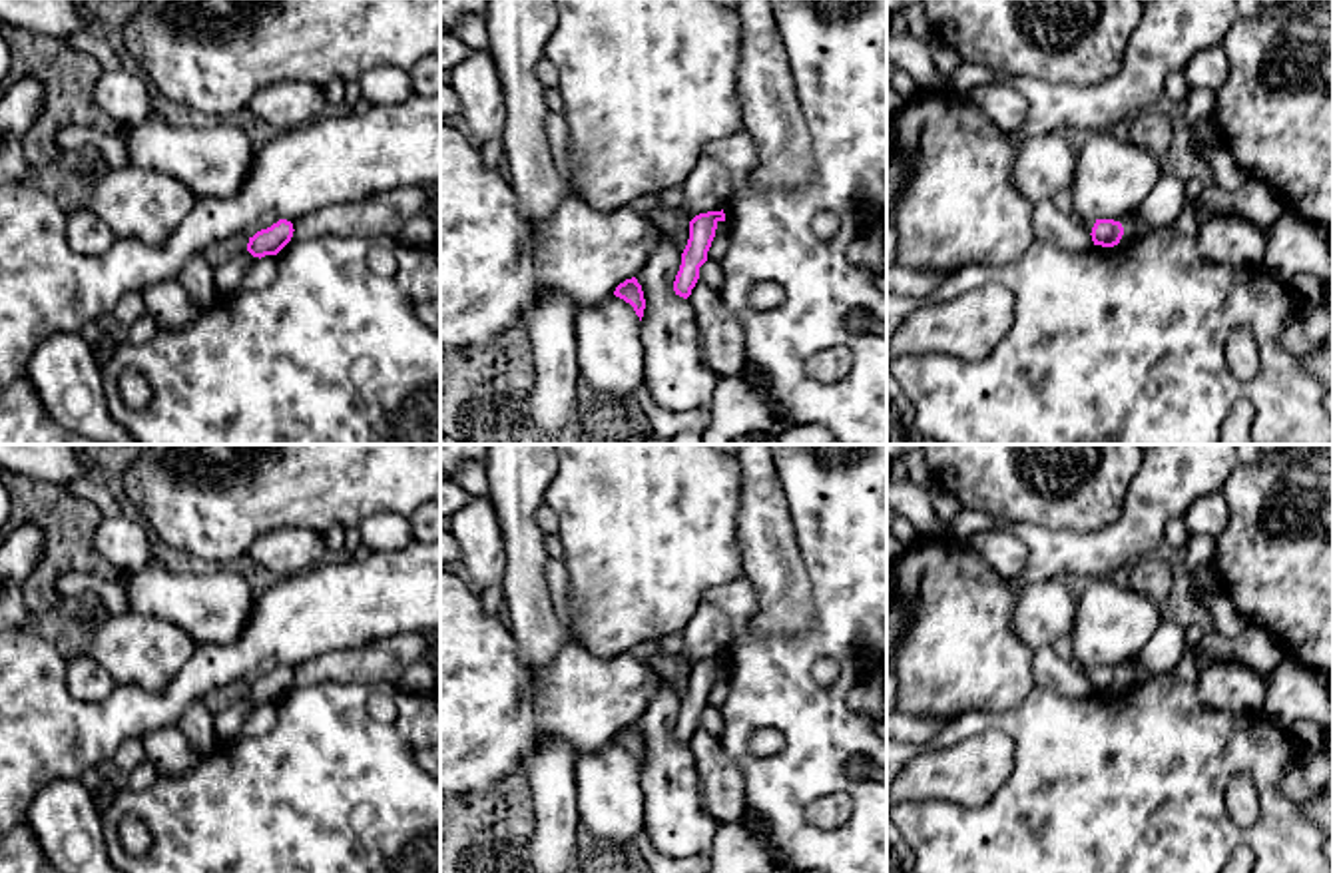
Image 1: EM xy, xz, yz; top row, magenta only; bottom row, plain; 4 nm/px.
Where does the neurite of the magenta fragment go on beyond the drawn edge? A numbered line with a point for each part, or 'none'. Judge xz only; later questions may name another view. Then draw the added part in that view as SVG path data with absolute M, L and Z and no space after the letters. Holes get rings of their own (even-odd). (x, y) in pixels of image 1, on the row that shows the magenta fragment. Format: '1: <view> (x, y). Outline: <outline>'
none

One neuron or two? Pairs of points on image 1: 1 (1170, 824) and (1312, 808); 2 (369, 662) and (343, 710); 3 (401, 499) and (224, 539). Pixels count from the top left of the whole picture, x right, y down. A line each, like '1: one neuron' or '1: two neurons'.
1: two neurons
2: two neurons
3: one neuron

